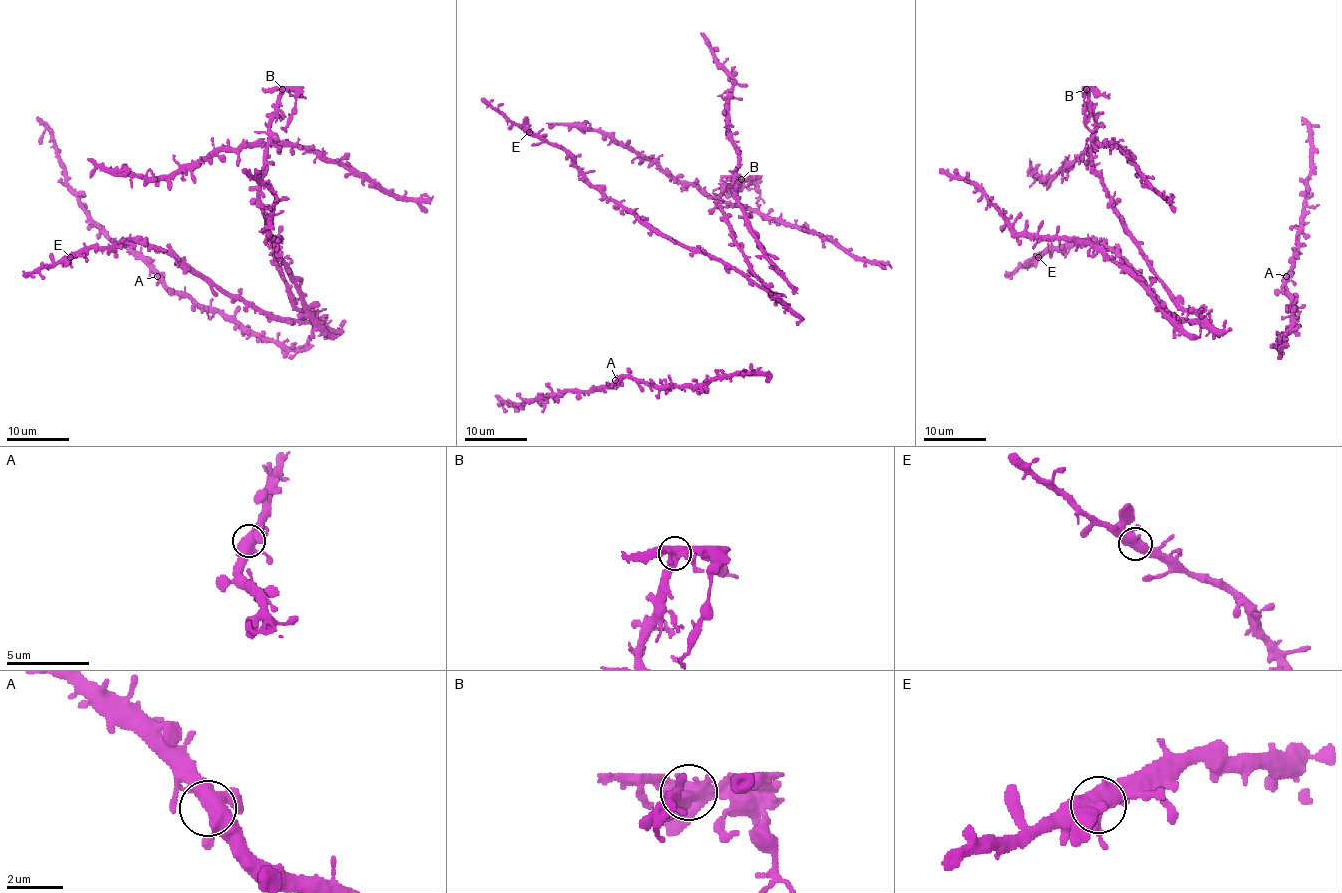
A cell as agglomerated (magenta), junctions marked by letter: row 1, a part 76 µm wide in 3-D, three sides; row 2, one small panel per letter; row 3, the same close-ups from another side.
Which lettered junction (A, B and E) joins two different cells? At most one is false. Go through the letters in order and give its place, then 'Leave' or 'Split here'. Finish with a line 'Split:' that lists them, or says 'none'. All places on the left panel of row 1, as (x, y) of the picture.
A: Place: (157, 276). Leave
B: Place: (282, 89). Split here
E: Place: (70, 257). Leave
Split: B

